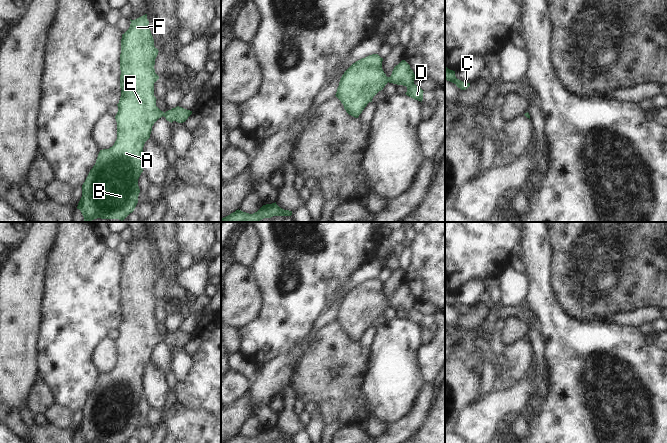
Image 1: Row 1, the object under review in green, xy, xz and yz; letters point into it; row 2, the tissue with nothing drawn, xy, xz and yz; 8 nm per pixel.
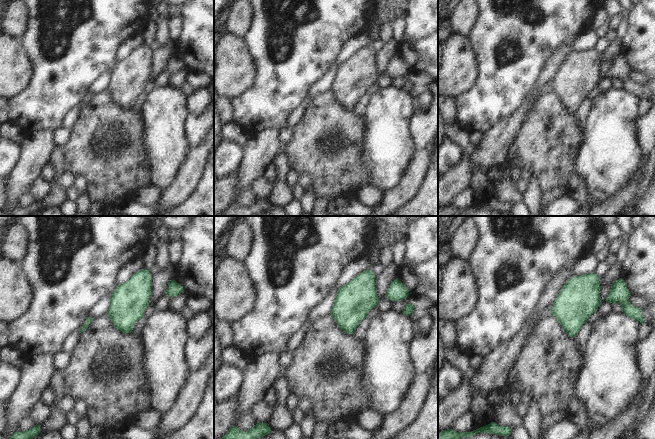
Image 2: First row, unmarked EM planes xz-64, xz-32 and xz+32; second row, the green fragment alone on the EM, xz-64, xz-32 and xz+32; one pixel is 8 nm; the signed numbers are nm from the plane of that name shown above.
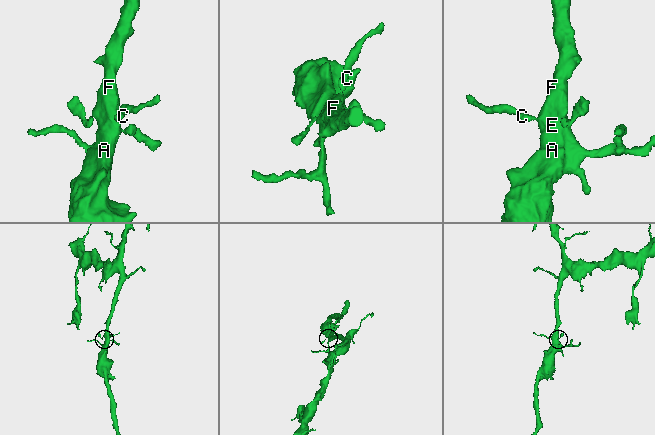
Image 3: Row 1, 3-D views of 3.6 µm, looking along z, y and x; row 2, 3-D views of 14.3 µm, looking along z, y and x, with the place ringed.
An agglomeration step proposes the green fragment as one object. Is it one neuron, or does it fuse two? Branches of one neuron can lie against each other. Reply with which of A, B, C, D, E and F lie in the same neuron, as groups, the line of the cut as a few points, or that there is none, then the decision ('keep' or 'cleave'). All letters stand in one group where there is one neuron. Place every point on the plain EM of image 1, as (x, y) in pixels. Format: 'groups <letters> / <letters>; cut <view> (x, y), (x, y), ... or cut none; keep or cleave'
groups A B C D E F; cut none; keep

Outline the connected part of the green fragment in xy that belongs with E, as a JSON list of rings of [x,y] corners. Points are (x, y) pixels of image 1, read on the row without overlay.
[[[147,238],[131,244],[129,253],[122,258],[120,278],[120,312],[117,346],[117,363],[109,373],[100,374],[96,387],[82,409],[82,421],[78,427],[84,443],[125,443],[138,427],[140,413],[138,403],[143,396],[143,371],[150,362],[152,350],[162,340],[167,345],[185,346],[192,335],[175,331],[165,337],[156,330],[154,307],[159,303],[155,297],[158,273],[149,253]]]

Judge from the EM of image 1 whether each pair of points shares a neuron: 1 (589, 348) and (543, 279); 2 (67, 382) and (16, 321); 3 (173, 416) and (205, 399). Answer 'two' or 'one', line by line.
1: one
2: two
3: two

